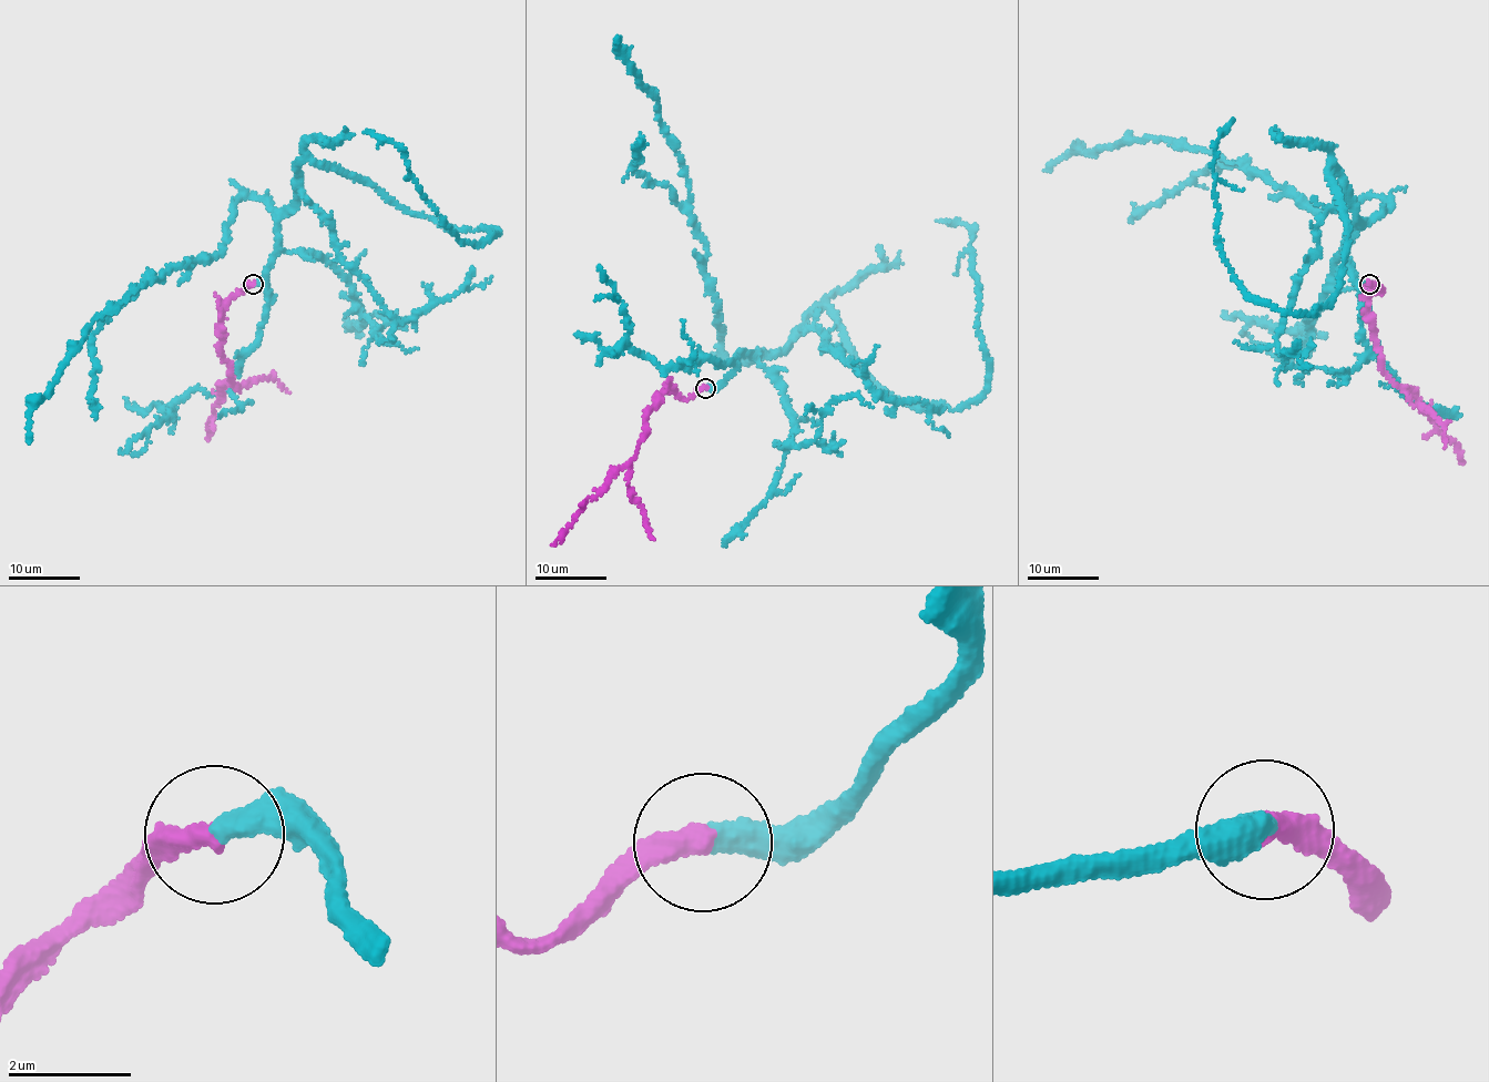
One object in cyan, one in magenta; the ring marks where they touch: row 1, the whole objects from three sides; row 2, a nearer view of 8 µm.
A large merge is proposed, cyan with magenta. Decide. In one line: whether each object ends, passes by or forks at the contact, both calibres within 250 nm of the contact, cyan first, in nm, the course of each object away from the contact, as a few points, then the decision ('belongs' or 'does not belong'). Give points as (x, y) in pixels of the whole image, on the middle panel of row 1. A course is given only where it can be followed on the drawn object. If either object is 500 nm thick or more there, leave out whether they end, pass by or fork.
cyan ends | magenta ends | 400/400 nm | cyan via (706, 388), (744, 350), (783, 349), (823, 306), (890, 397), (956, 409), (985, 390), (975, 235), (936, 221) | magenta via (706, 388), (684, 399), (670, 387), (644, 416), (646, 428), (636, 455), (588, 501), (552, 544) | belongs

